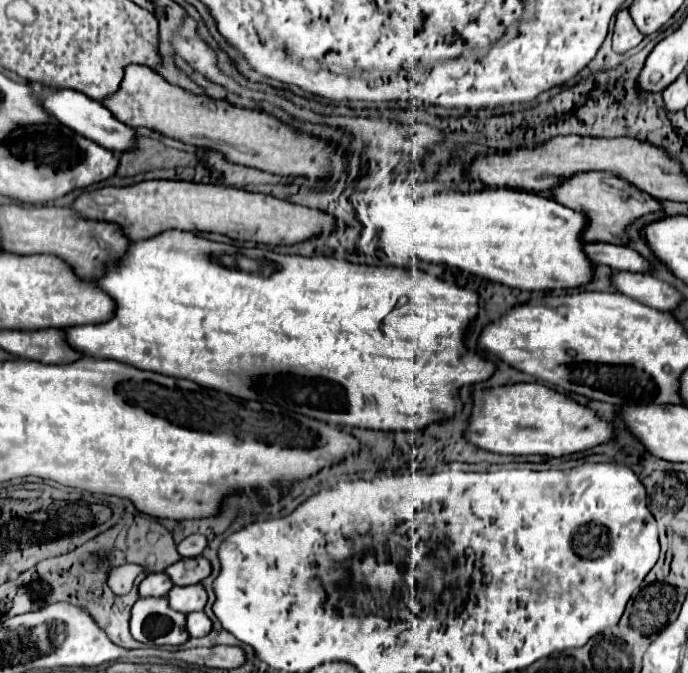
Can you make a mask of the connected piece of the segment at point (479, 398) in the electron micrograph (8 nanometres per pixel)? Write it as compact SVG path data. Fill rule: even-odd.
M541 383L483 389L477 391L475 401L477 411L469 423L467 439L491 453L565 457L609 443L617 437L613 423L603 421L593 409Z

